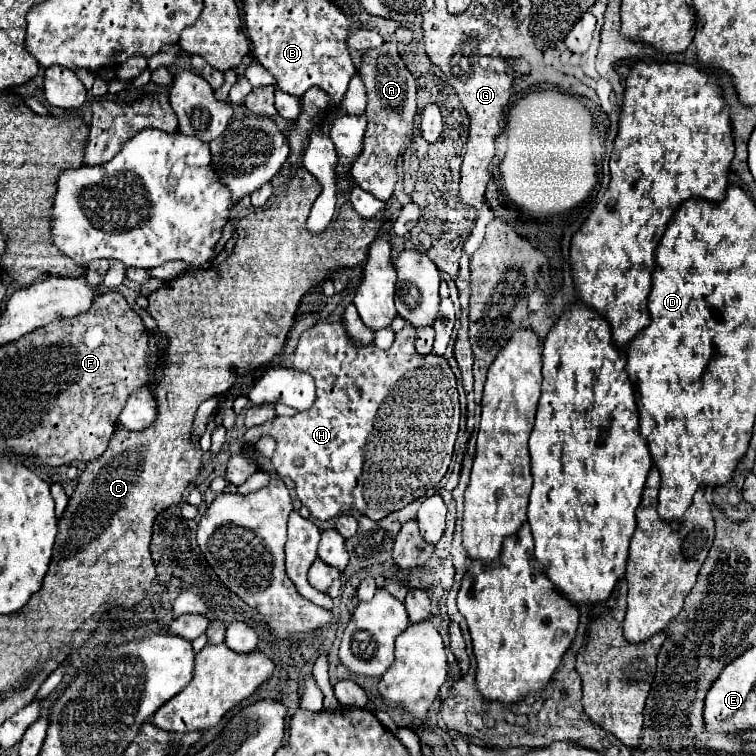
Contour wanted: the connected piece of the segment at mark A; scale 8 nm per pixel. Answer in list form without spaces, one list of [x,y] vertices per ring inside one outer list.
[[[383,43],[379,49],[369,49],[361,57],[357,73],[367,89],[367,135],[363,155],[351,167],[351,177],[361,189],[387,201],[395,191],[399,159],[407,149],[411,149],[415,139],[417,83],[401,61],[395,43]]]

